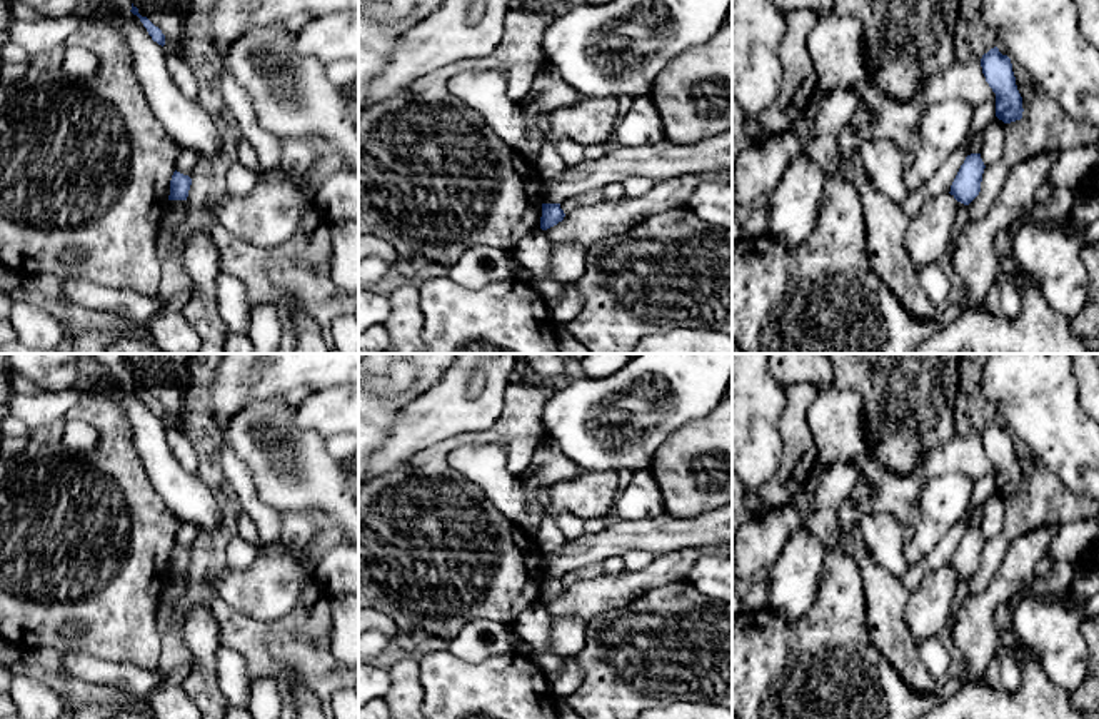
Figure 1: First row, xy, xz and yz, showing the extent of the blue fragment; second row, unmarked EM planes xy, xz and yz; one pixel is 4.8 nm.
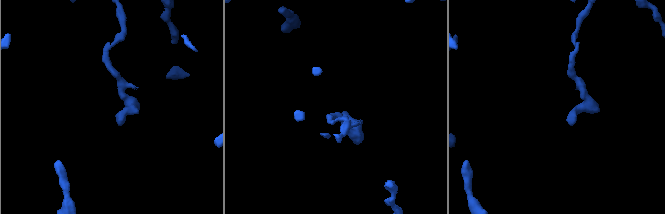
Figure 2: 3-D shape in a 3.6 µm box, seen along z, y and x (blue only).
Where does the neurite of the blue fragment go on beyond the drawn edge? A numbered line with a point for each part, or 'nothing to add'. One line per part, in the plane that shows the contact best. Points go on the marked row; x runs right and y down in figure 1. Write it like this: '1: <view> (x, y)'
nothing to add

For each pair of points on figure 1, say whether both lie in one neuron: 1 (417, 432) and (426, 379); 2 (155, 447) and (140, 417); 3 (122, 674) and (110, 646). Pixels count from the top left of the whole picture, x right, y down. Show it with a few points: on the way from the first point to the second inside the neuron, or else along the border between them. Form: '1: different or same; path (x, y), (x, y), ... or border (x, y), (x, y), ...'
1: different; border (446, 371), (437, 382), (406, 406)
2: same; path (149, 441), (142, 424)
3: different; border (87, 651), (107, 661), (129, 661), (155, 668)

